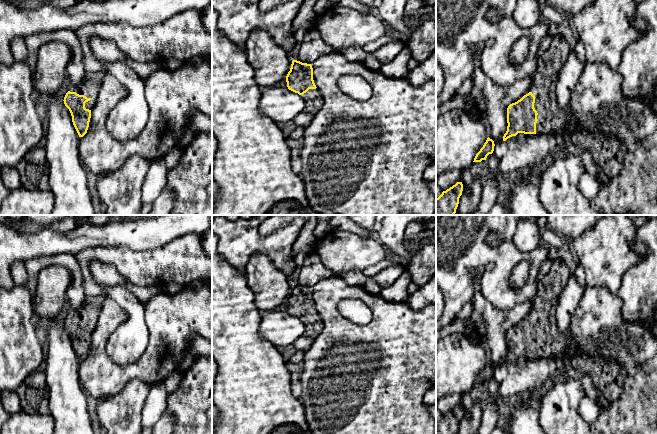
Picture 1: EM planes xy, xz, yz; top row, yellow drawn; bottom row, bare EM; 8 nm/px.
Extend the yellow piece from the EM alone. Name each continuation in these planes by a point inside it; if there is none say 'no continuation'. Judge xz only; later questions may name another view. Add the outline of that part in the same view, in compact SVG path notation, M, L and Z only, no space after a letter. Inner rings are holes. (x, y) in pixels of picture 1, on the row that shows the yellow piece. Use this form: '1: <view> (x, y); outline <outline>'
1: xz (313, 100); outline M309 89L306 93L301 95L305 101L304 112L315 115L323 105L323 98L316 89Z

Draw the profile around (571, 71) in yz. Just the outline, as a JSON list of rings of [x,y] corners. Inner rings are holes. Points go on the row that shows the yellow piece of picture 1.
[[[574,50],[570,51],[556,82],[557,102],[561,109],[569,108],[571,95],[574,92],[585,65],[586,63],[578,58]]]

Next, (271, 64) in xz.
[[[256,28],[250,33],[245,43],[245,53],[248,62],[254,67],[254,78],[262,89],[282,82],[293,61],[262,28]]]

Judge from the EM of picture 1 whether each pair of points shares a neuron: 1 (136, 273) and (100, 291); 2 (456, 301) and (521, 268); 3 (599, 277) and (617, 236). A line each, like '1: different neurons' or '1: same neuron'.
1: same neuron
2: different neurons
3: same neuron

